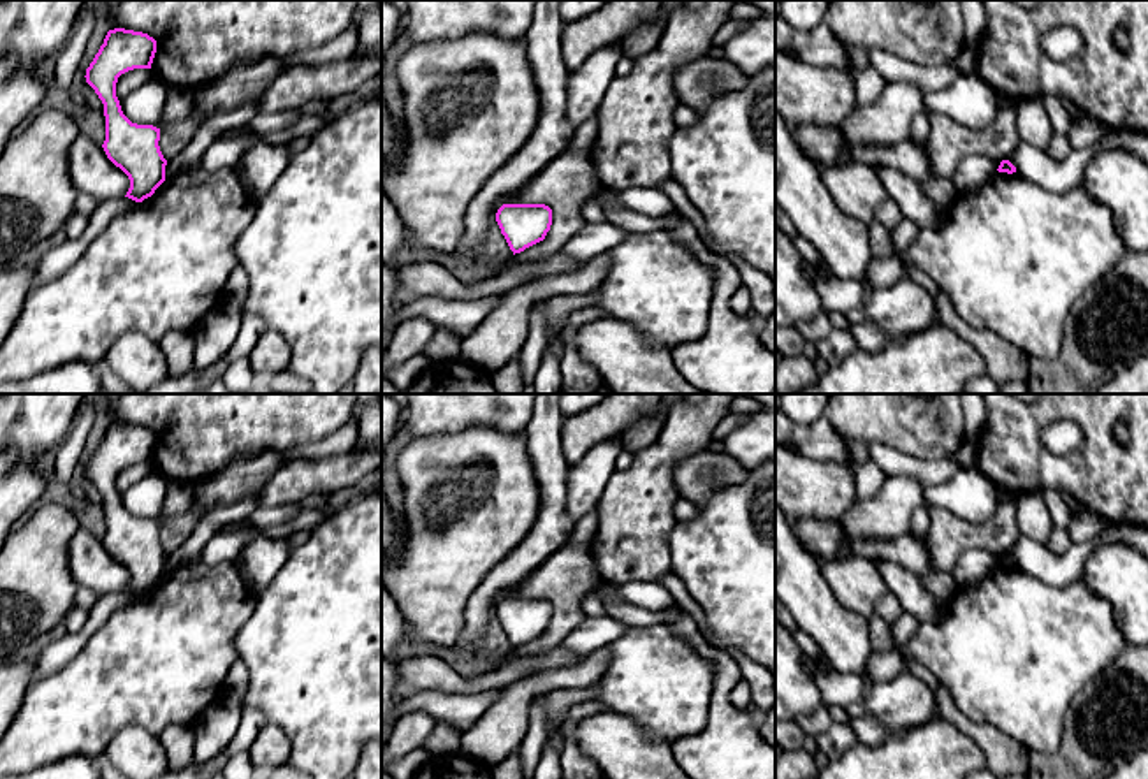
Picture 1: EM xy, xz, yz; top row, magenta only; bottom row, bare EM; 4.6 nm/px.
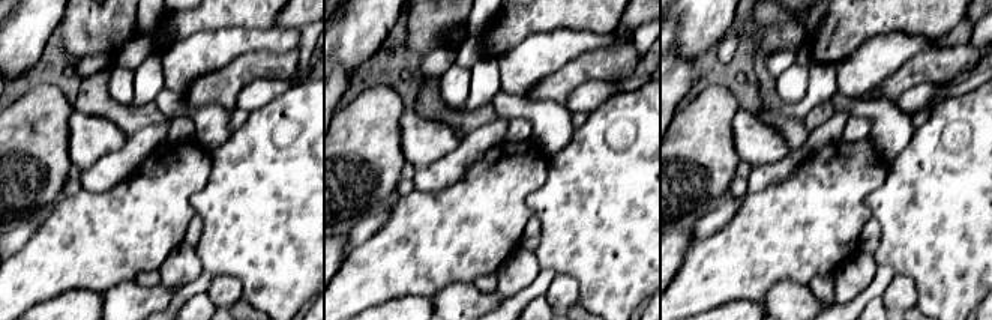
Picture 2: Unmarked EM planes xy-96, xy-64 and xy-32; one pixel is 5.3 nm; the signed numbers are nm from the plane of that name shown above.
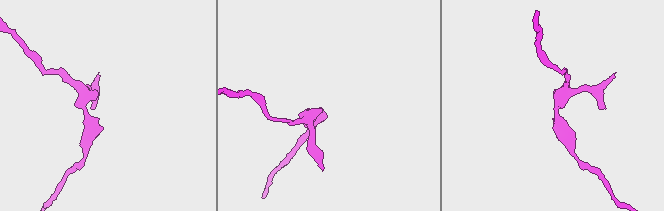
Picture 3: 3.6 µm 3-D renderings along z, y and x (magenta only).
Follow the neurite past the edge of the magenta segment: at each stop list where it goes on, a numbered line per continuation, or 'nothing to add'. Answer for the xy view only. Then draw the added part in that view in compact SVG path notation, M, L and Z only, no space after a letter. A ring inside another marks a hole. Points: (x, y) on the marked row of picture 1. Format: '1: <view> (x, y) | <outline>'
1: xy (180, 102) | M167 88L163 116L156 128L163 128L174 121L183 120L195 107L193 93L179 88Z

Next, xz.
nothing to add

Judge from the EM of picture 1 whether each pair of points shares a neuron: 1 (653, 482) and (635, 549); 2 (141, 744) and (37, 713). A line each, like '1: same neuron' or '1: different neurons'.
1: same neuron
2: different neurons

